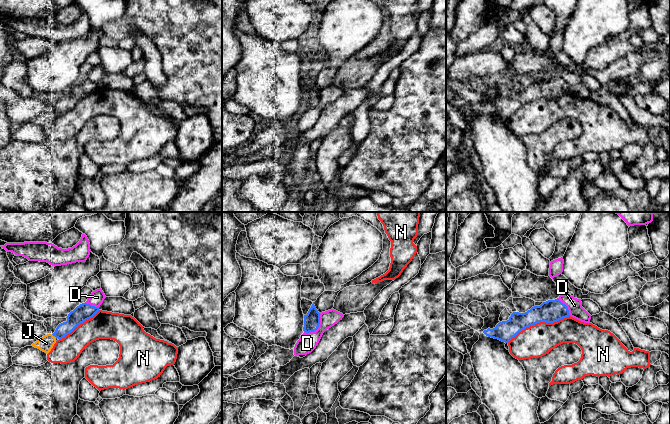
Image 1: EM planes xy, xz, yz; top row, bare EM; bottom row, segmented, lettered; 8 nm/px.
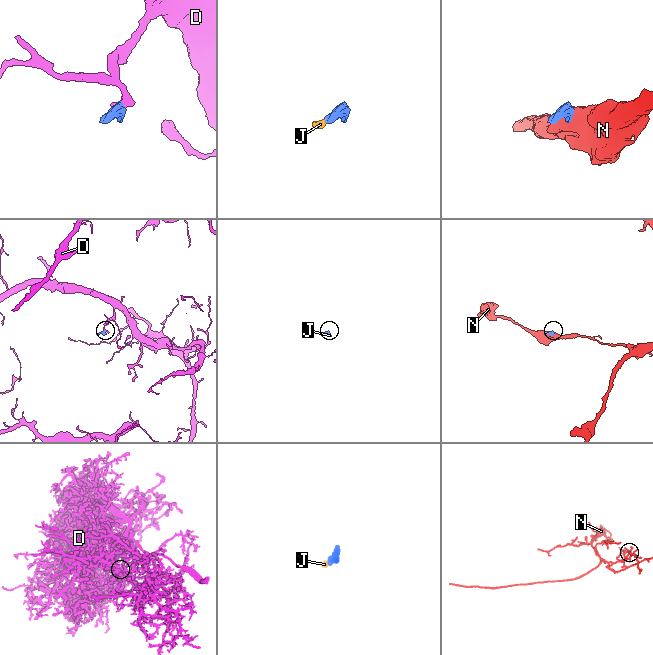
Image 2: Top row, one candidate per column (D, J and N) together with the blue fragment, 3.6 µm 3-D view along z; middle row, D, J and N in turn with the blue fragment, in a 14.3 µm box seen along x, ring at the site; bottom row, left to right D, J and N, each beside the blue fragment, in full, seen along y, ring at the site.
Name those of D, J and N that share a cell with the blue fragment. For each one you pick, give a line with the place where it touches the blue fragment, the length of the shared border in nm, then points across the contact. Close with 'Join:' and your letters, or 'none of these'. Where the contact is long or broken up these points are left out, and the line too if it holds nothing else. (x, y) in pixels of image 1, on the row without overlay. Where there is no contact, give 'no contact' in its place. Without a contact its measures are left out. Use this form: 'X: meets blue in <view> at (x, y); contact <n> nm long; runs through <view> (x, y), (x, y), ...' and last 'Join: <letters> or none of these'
J: no contact
Join: J

